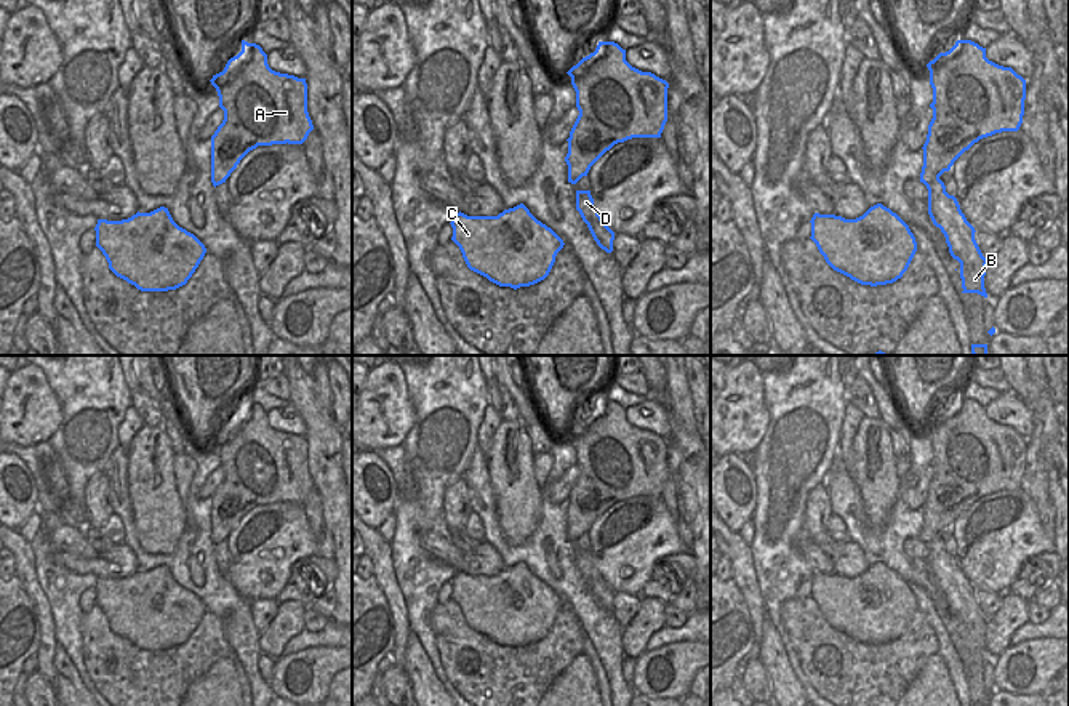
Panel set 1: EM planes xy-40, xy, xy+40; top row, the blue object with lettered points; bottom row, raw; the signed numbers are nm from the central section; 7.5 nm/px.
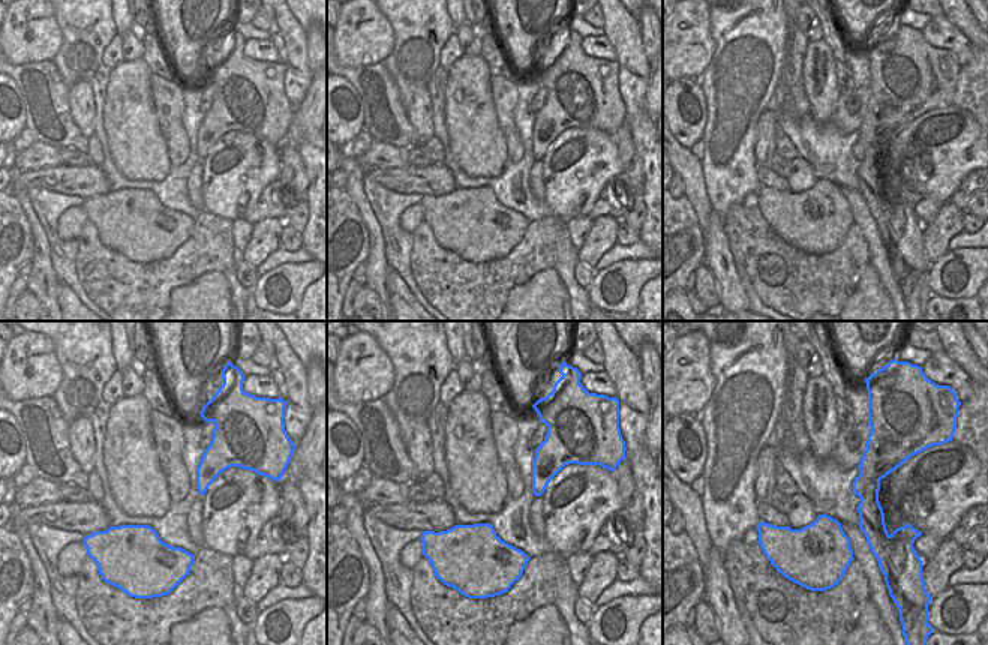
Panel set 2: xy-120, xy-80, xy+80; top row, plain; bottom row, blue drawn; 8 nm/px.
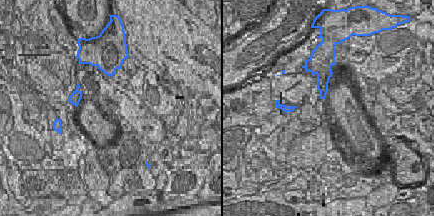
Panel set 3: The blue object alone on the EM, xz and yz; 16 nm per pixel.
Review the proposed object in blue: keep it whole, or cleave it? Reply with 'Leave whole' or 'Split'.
Split

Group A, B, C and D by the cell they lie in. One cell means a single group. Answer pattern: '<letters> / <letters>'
A C / B D

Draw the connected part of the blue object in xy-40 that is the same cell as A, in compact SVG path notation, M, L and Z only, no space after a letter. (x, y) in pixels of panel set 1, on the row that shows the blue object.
M242 40L242 51L230 58L222 72L210 80L219 96L224 120L211 136L211 183L226 183L240 160L258 146L302 144L314 130L307 112L306 78L280 74L269 67L267 54L256 43Z

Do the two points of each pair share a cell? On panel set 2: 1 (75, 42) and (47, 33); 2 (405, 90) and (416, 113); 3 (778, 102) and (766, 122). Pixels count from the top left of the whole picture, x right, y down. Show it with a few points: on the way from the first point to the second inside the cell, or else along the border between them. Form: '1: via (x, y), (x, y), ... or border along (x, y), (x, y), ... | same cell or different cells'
1: border along (56, 15), (62, 47), (51, 60) | different cells
2: border along (429, 89), (420, 87), (405, 108) | different cells
3: border along (768, 108), (775, 113) | different cells

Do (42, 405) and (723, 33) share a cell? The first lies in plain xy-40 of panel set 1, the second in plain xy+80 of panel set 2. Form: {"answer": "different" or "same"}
{"answer": "different"}

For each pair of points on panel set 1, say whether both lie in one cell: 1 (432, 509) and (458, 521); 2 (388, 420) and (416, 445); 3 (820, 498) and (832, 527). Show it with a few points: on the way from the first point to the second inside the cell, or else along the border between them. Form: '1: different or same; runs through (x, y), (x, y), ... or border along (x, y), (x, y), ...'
1: different; border along (456, 479), (444, 493), (444, 524), (447, 529)
2: different; border along (410, 399), (415, 409), (415, 425), (402, 444)
3: different; border along (831, 513), (824, 530)

